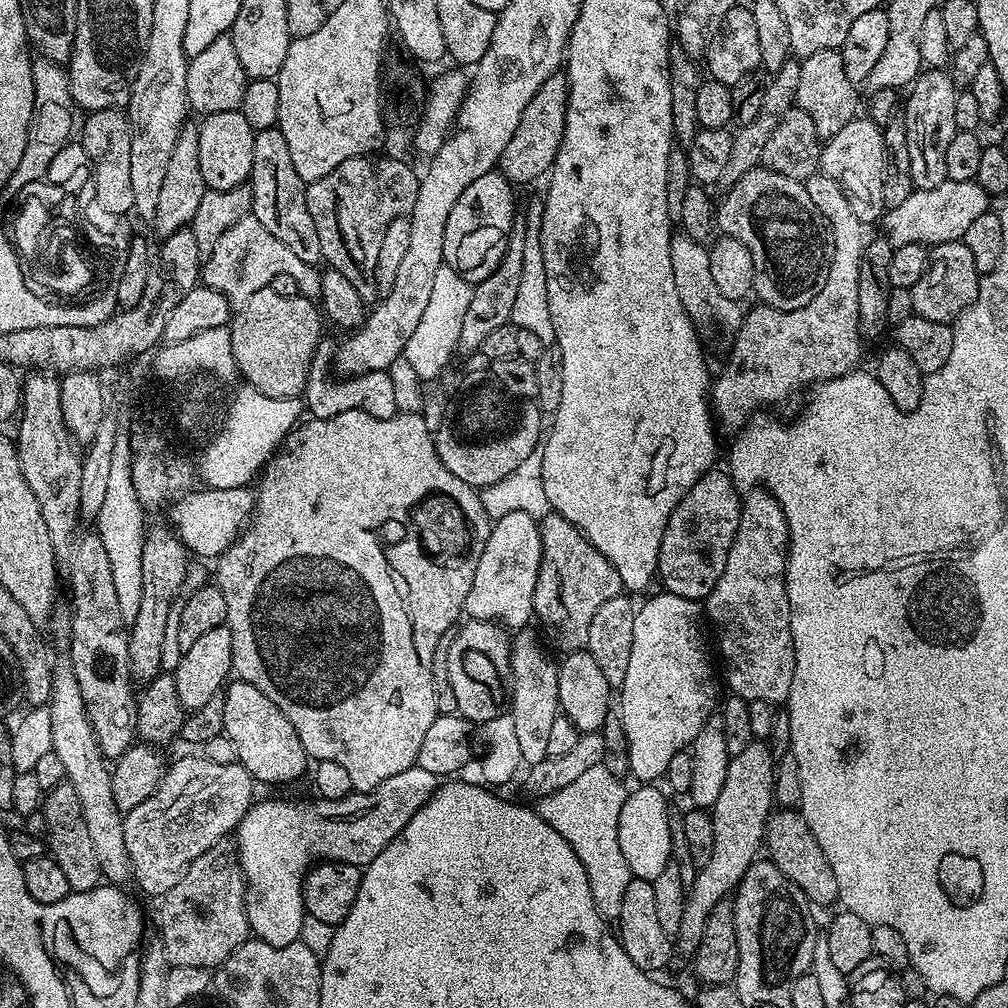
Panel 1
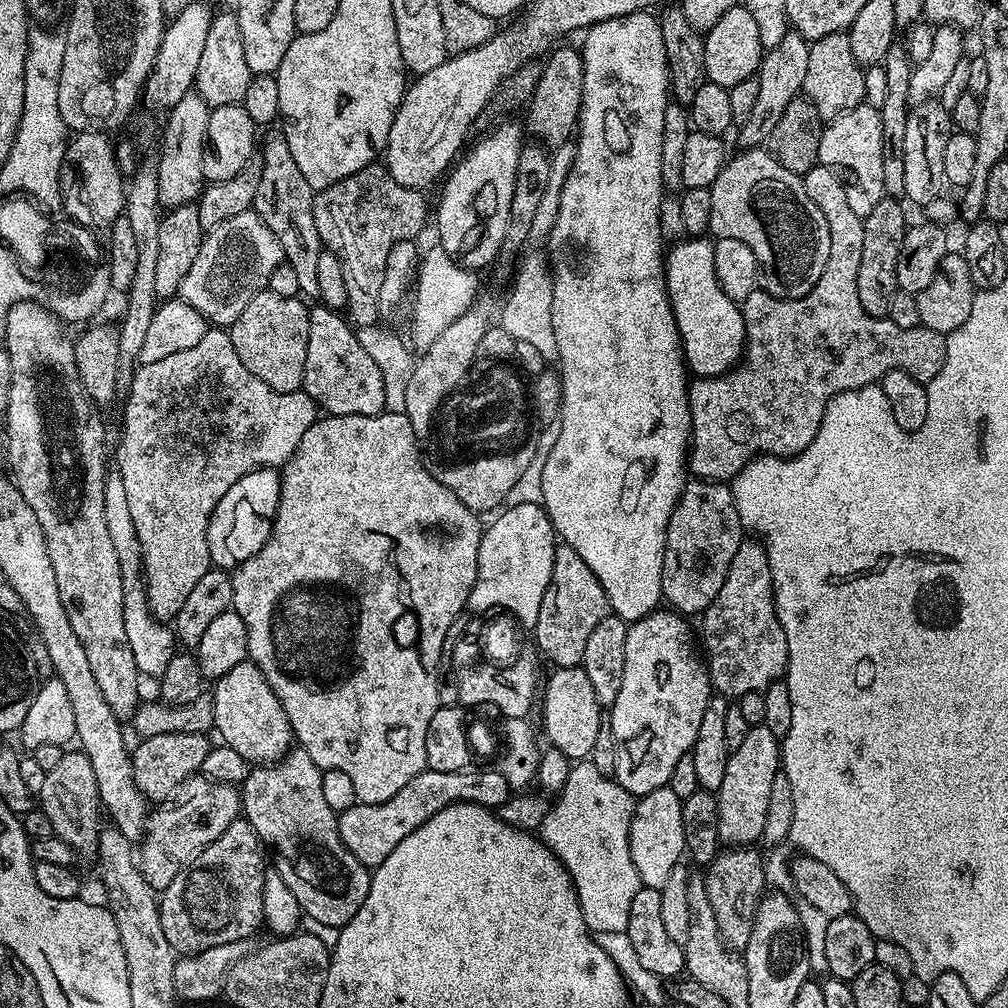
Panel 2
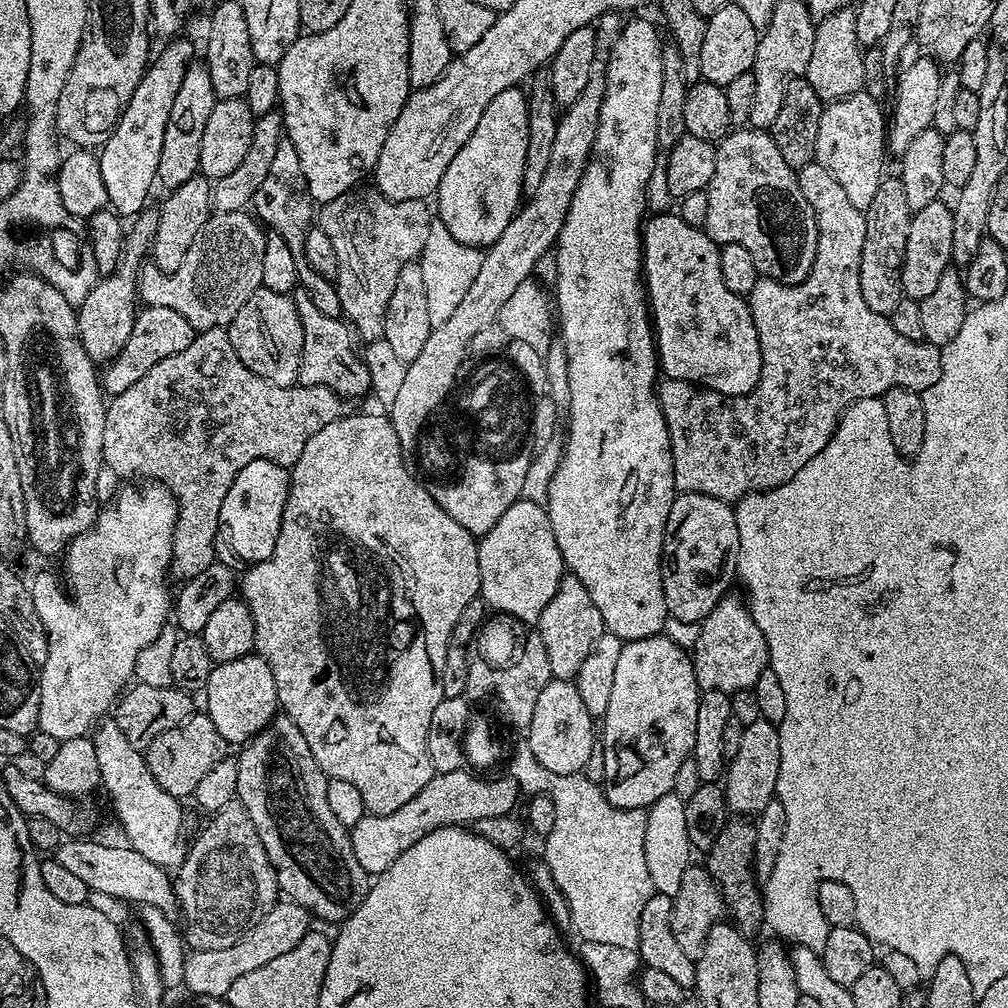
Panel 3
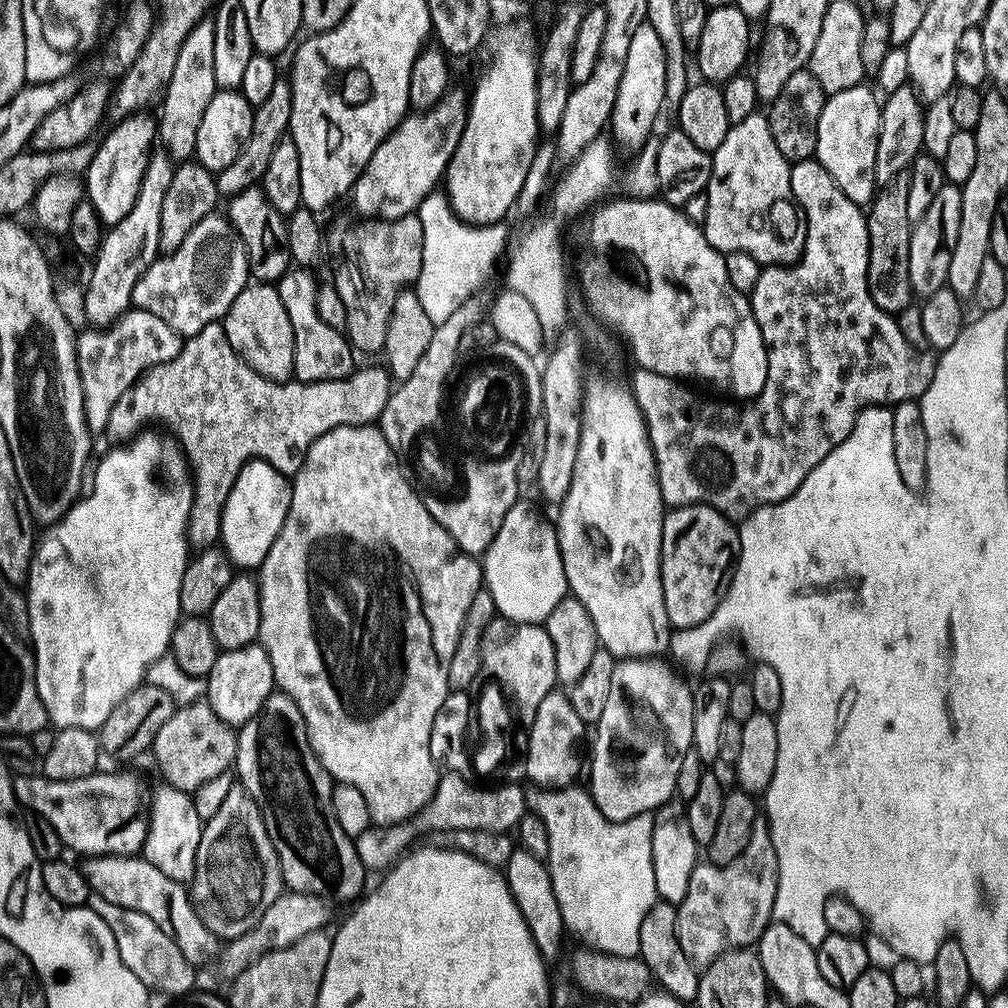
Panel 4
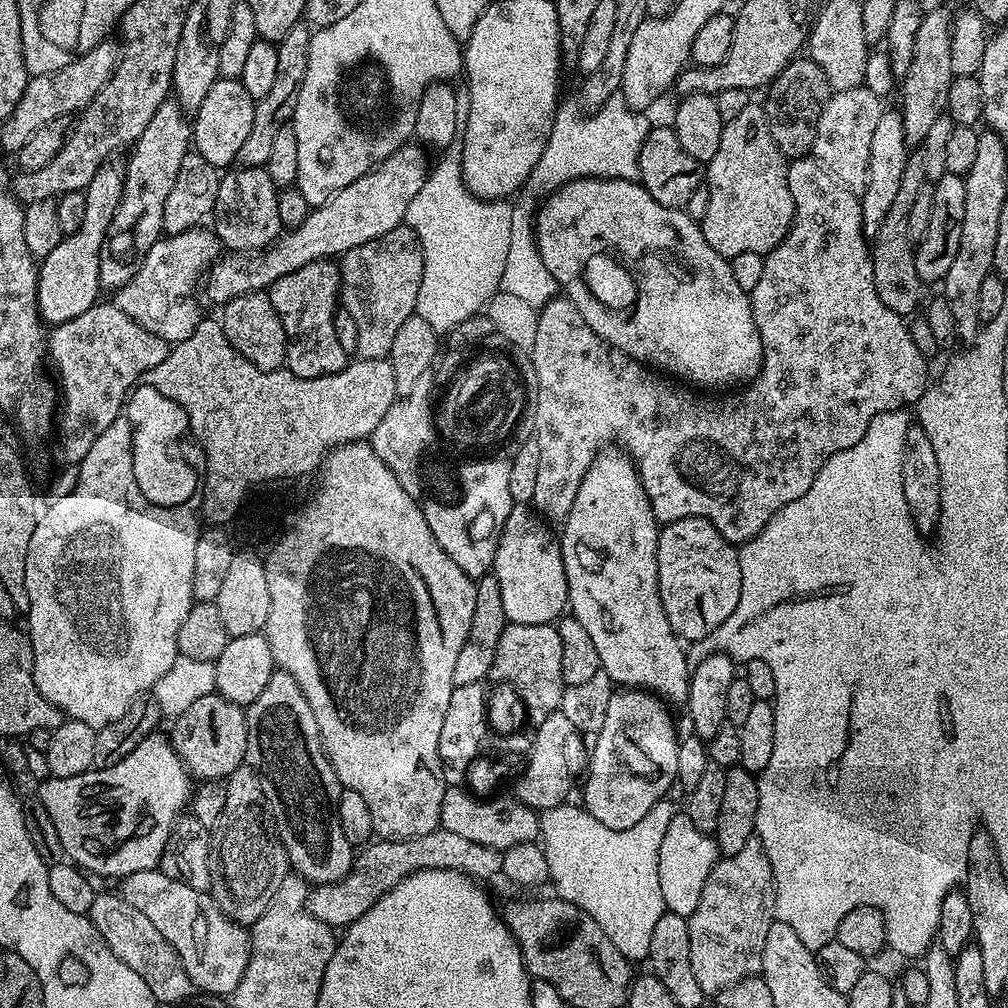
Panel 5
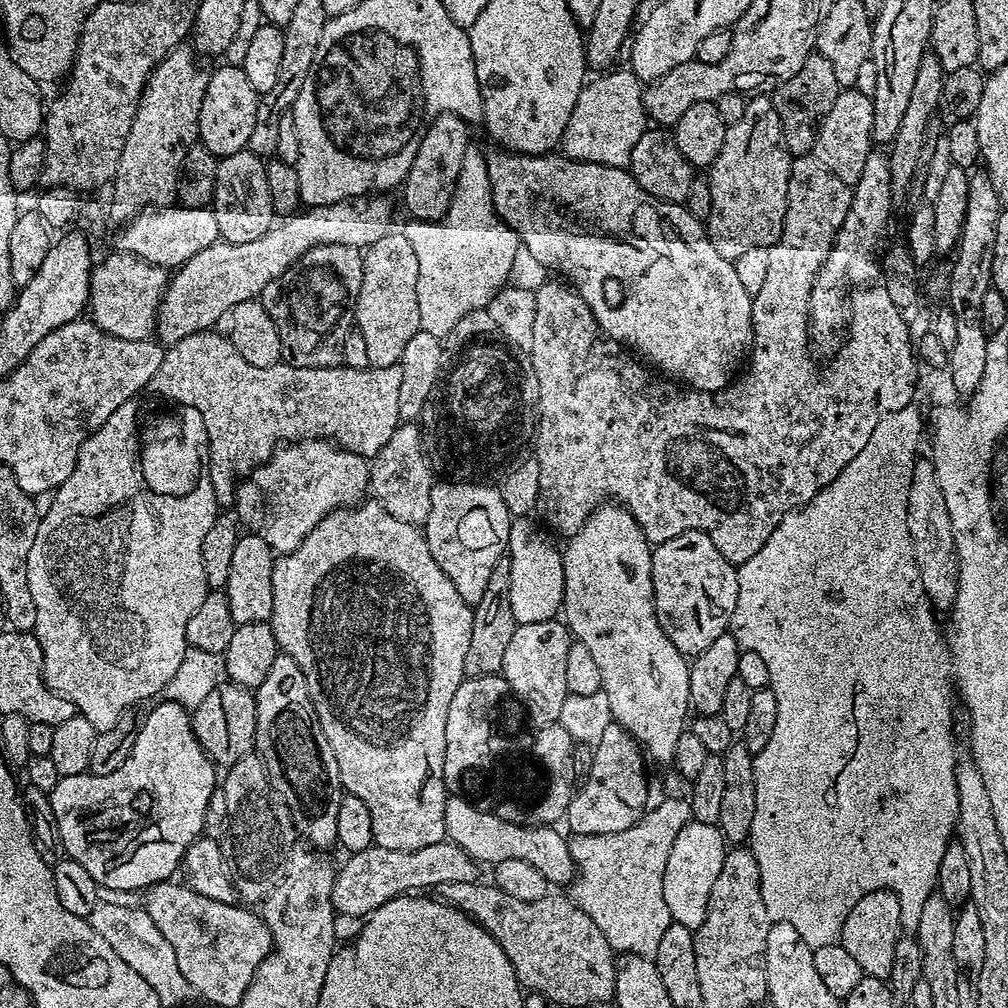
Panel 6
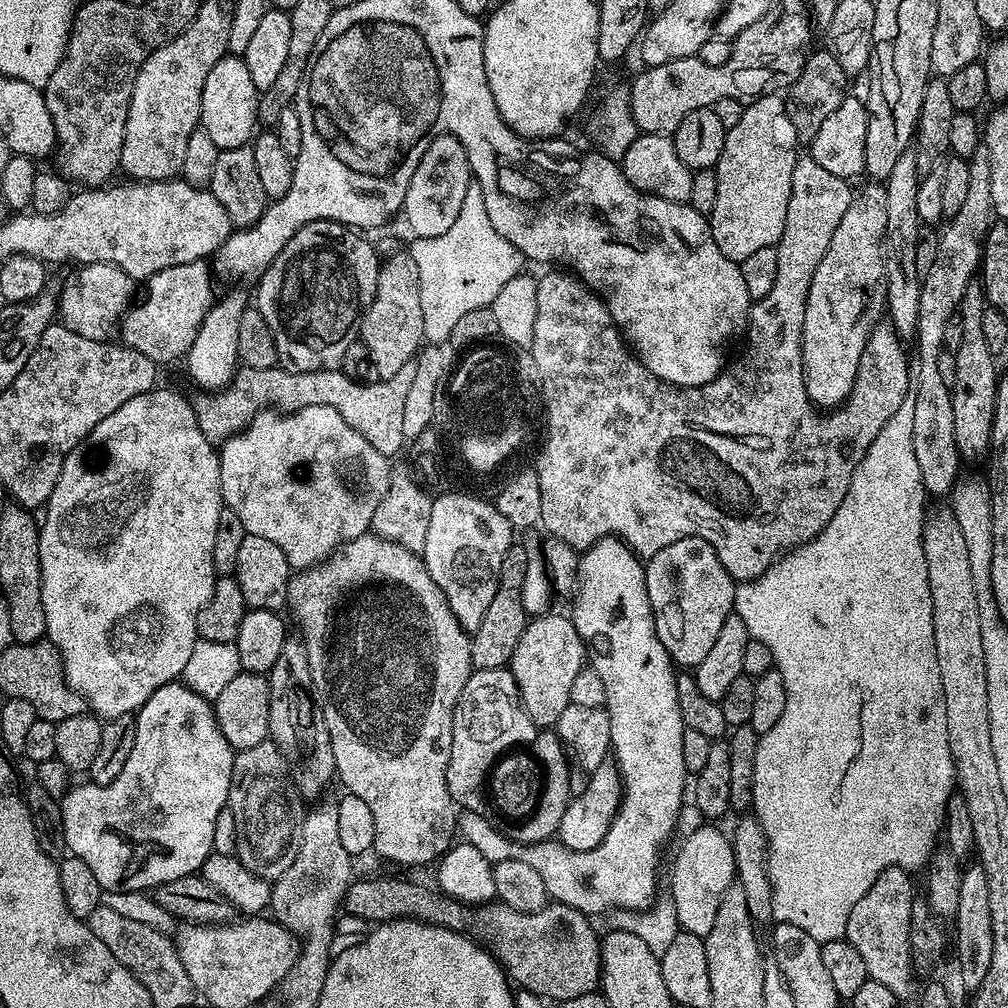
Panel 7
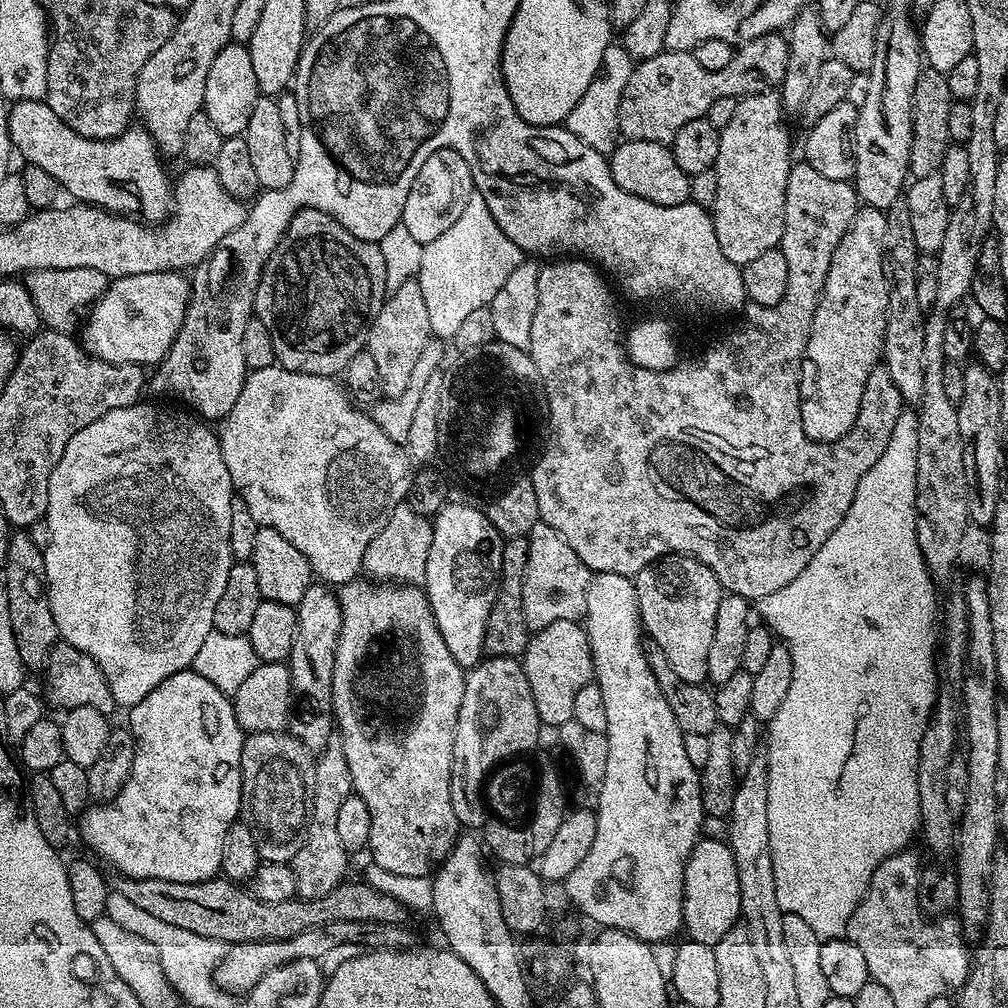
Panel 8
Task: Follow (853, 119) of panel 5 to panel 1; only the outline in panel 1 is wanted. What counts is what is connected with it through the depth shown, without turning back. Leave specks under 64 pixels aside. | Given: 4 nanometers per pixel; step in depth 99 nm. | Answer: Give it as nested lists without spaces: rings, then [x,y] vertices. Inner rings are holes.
[[[857,118],[846,122],[838,134],[823,141],[820,149],[819,171],[824,172],[842,190],[846,190],[846,198],[859,220],[865,226],[883,217],[886,209],[882,198],[882,174],[884,173],[884,133],[881,125],[875,124],[871,118]]]

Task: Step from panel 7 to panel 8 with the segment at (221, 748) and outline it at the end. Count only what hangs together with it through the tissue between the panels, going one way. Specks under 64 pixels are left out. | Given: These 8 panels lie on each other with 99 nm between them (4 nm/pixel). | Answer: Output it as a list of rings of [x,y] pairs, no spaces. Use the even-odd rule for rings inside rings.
[[[191,670],[170,674],[170,678],[154,686],[142,702],[132,705],[127,716],[136,739],[130,778],[126,778],[126,786],[122,786],[115,800],[96,802],[84,809],[78,820],[78,836],[80,832],[93,857],[101,856],[96,858],[117,868],[119,875],[129,880],[158,878],[170,882],[202,882],[213,879],[220,872],[222,846],[230,826],[237,823],[240,816],[242,798],[240,767],[246,733],[238,726],[229,693],[218,690],[214,682]]]

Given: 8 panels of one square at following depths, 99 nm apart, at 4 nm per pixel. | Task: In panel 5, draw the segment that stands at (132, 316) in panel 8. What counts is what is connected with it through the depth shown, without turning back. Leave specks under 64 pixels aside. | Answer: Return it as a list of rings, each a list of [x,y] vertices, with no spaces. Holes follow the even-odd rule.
[[[409,142],[390,154],[390,158],[362,174],[362,178],[338,190],[338,194],[330,197],[325,204],[315,205],[298,227],[287,229],[275,244],[268,245],[264,251],[221,255],[206,273],[209,298],[217,306],[223,306],[242,294],[263,292],[278,282],[278,278],[286,278],[286,274],[294,274],[294,270],[302,270],[302,266],[310,262],[339,258],[354,250],[354,246],[382,238],[390,230],[401,227],[406,210],[410,210],[410,201],[418,190],[422,190],[422,182],[426,182],[428,177],[430,160],[428,162],[427,154],[423,147]]]

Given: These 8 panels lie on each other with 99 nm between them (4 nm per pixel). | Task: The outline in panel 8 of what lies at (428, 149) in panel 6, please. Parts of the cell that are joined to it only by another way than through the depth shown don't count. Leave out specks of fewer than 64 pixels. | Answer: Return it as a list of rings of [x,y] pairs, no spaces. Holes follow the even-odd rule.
[[[449,148],[438,150],[426,158],[422,170],[418,170],[418,178],[414,178],[414,186],[410,186],[410,194],[406,194],[402,223],[413,238],[418,238],[420,244],[434,242],[438,234],[446,234],[446,230],[458,222],[473,190],[470,166],[466,166],[462,154]]]

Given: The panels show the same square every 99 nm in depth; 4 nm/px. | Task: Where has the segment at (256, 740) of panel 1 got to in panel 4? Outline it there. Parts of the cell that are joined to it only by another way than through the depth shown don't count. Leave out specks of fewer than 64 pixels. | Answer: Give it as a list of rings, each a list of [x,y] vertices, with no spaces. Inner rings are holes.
[[[259,642],[247,644],[238,650],[221,651],[214,662],[214,670],[206,677],[206,703],[224,722],[239,726],[257,716],[275,688],[274,670],[266,650]]]

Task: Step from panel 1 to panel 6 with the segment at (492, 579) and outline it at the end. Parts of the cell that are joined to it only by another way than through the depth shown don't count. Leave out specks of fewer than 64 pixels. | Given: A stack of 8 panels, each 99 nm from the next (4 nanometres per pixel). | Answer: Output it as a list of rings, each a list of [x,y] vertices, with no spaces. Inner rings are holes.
[[[532,518],[513,519],[510,526],[506,559],[510,562],[510,610],[514,610],[517,624],[551,620],[561,611],[564,603],[564,558],[561,549],[559,547],[556,549],[540,533],[539,527],[541,528],[541,525]]]

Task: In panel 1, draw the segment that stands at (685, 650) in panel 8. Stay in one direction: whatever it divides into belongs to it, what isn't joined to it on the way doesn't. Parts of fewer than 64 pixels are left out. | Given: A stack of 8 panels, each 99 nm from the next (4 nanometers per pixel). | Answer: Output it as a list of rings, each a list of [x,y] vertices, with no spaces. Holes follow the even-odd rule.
[[[724,470],[702,474],[694,486],[678,502],[670,522],[662,534],[662,546],[658,554],[658,580],[663,591],[673,592],[682,598],[707,601],[708,595],[718,586],[722,570],[726,570],[726,558],[738,530],[738,518],[742,503],[741,489]]]

